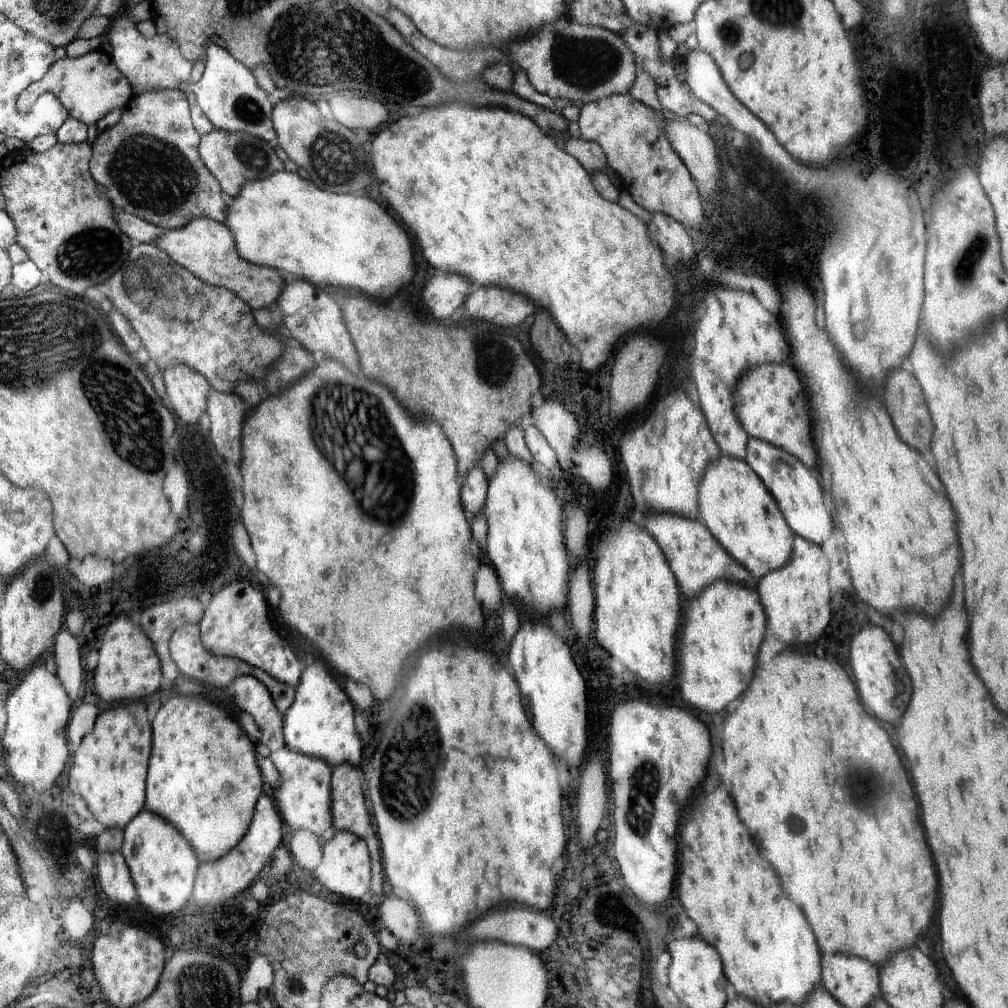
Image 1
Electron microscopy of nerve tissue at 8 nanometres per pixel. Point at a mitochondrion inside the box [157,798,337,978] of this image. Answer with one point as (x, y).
(284, 950)

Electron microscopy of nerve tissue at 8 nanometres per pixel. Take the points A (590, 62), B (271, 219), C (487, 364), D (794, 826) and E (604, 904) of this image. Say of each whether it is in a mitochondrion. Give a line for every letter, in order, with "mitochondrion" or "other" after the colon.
A: mitochondrion
B: other
C: mitochondrion
D: mitochondrion
E: other

